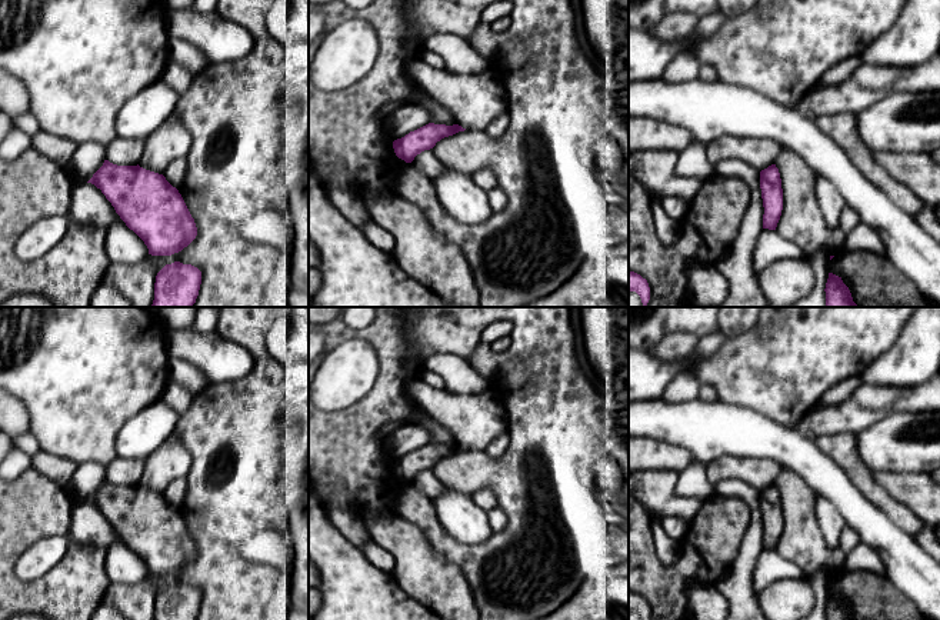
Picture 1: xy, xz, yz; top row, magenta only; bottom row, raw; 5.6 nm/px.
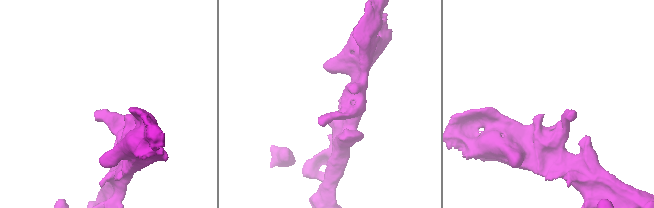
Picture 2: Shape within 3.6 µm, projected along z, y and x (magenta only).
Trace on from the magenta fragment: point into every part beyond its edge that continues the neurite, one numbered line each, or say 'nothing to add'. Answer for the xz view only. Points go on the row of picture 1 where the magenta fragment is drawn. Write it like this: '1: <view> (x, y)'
nothing to add

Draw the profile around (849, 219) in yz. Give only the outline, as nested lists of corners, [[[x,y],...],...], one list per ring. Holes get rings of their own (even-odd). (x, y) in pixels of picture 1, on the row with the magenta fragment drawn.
[[[844,206],[839,220],[839,229],[844,234],[849,234],[857,224],[860,224],[859,214],[849,206]]]

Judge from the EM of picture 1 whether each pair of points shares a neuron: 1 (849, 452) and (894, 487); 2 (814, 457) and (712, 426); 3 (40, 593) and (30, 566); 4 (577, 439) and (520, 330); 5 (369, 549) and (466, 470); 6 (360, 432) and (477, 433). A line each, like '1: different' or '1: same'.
1: same
2: same
3: different
4: same
5: different
6: different

